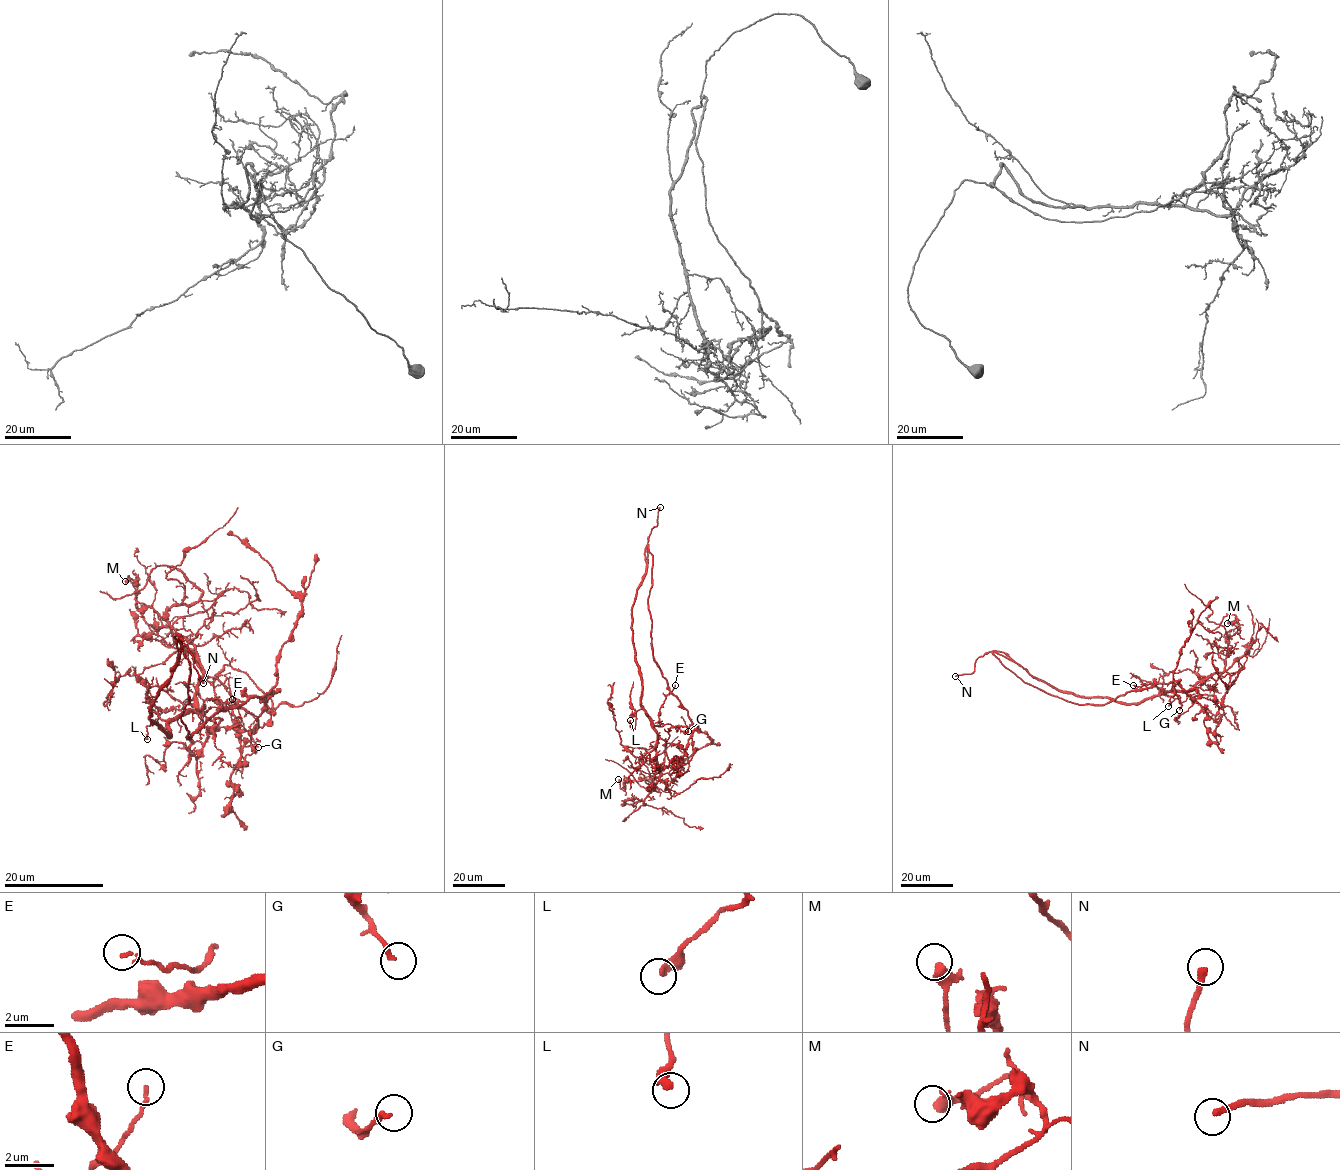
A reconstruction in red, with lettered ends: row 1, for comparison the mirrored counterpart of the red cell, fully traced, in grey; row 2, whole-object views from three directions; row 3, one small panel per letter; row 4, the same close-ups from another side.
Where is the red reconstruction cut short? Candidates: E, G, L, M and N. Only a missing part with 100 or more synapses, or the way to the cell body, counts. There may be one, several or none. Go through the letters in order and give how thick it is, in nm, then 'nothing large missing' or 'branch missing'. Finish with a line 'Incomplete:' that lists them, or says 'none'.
E: calibre 140 nm; nothing large missing
G: calibre 190 nm; nothing large missing
L: calibre 300 nm; nothing large missing
M: calibre 320 nm; nothing large missing
N: calibre 240 nm; branch missing
Incomplete: N

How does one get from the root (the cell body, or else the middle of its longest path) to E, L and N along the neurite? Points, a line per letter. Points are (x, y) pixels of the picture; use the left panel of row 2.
E: (176, 668), (151, 703), (151, 722), (167, 734), (168, 724), (188, 712), (202, 722), (206, 699), (232, 699)
L: (176, 668), (151, 703), (151, 722), (168, 734), (168, 722), (158, 714), (157, 721), (146, 727), (147, 739)
N: (176, 668), (180, 635), (203, 683)

